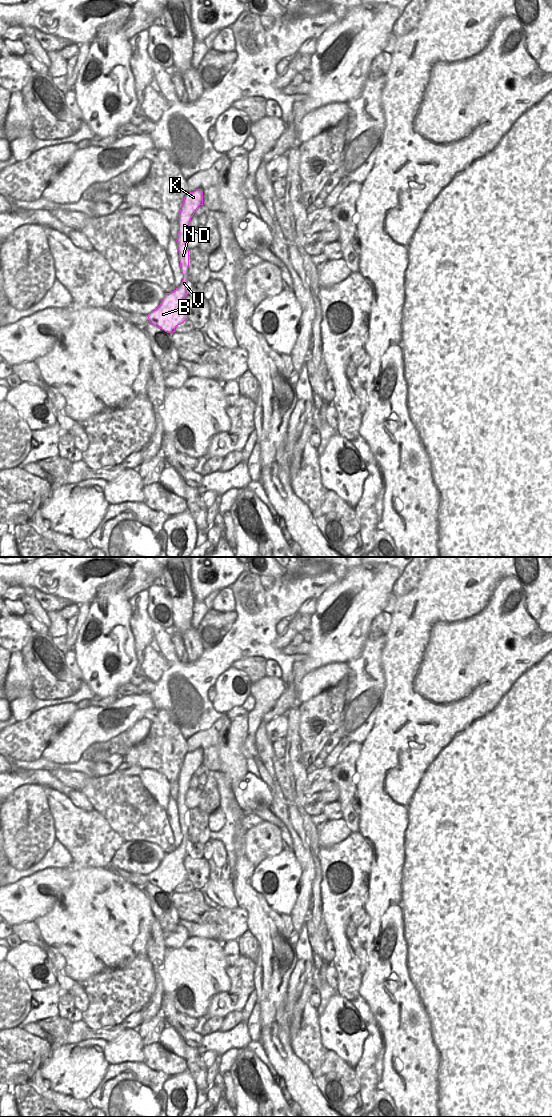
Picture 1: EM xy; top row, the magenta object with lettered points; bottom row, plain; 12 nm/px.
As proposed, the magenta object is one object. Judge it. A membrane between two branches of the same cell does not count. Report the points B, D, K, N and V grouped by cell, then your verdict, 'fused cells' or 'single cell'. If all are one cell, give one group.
B D K N V; single cell

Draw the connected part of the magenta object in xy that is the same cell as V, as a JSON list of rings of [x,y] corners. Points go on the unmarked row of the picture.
[[[201,749],[185,755],[180,769],[178,779],[179,791],[176,800],[183,840],[181,845],[172,853],[166,853],[160,865],[147,875],[152,885],[170,894],[175,892],[175,888],[178,885],[188,880],[184,859],[187,855],[189,809],[185,803],[185,797],[189,789],[191,778],[200,765],[203,765],[203,751]]]

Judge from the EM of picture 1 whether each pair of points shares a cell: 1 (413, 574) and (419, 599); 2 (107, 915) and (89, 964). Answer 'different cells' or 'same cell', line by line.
1: different cells
2: same cell

